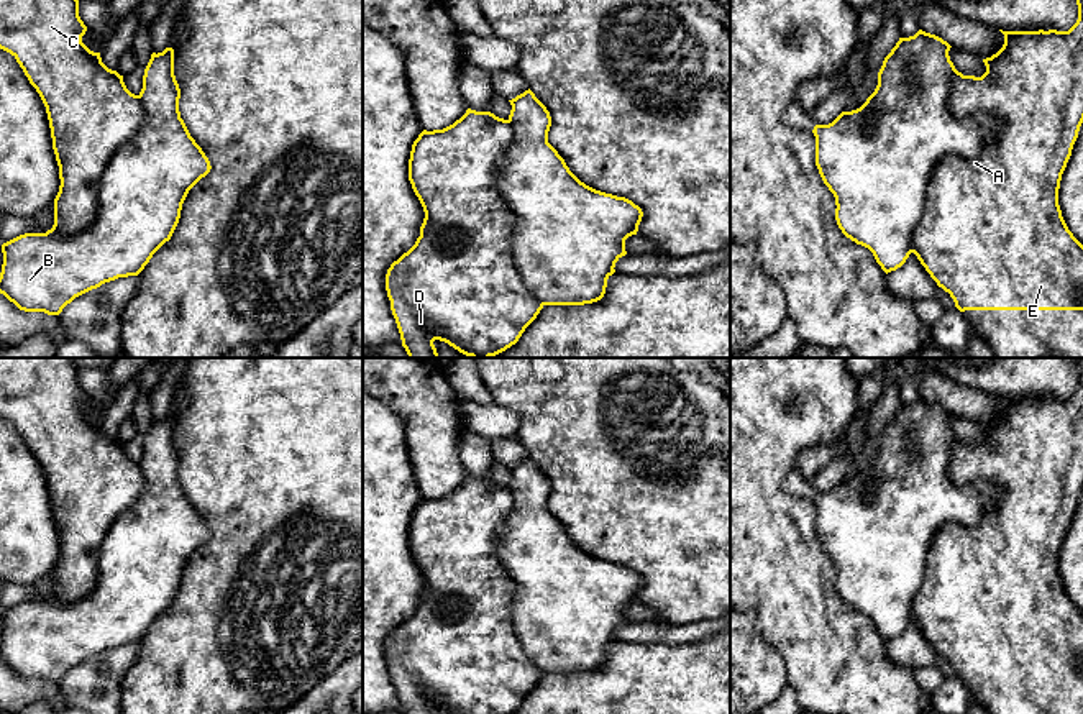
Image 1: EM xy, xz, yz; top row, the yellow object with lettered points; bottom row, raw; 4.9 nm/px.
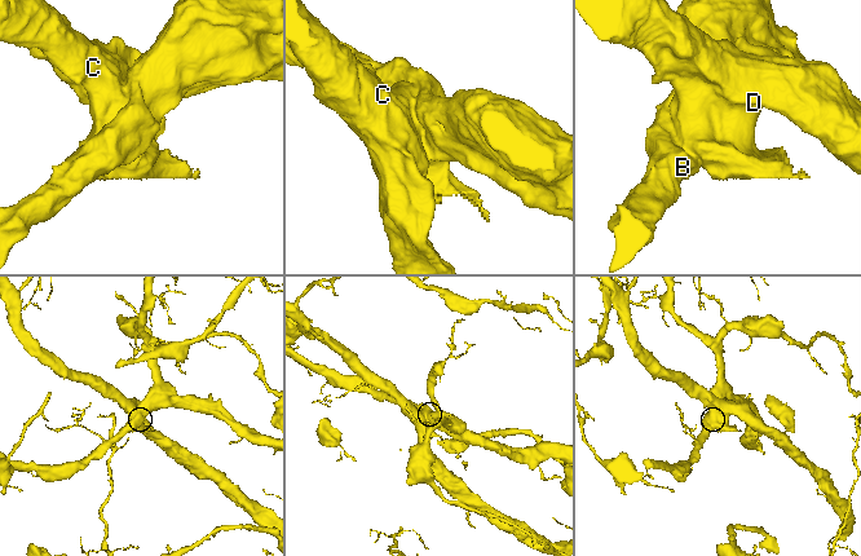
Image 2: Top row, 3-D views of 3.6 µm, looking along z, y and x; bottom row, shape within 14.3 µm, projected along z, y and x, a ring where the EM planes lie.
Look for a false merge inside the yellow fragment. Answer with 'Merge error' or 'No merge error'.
Merge error

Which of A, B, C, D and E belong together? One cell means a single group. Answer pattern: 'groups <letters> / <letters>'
groups A C D E / B

